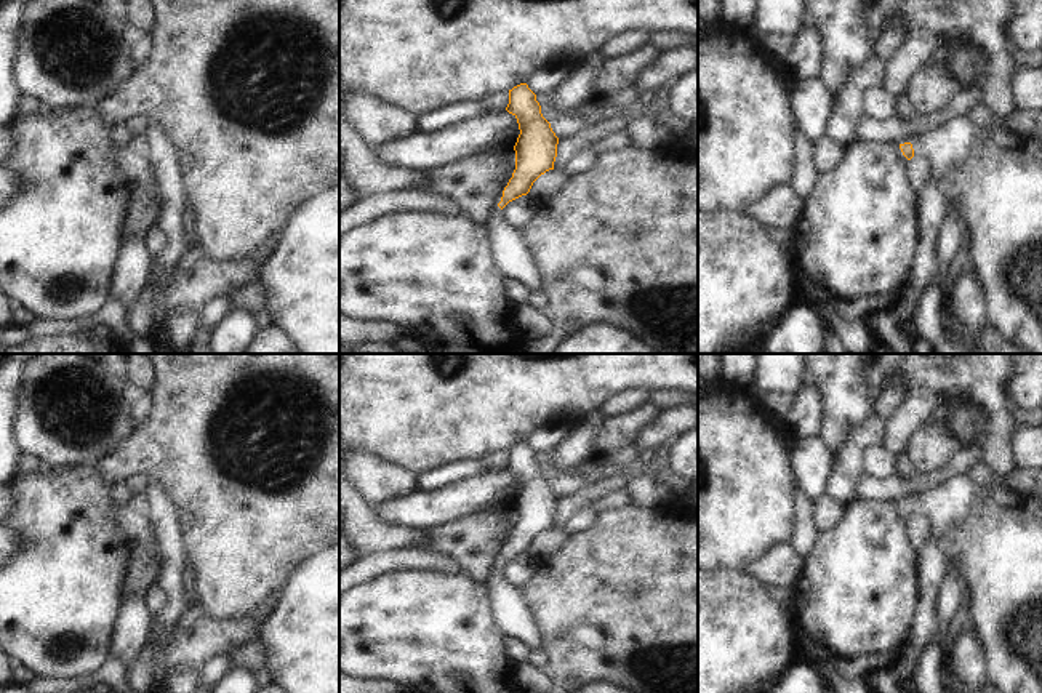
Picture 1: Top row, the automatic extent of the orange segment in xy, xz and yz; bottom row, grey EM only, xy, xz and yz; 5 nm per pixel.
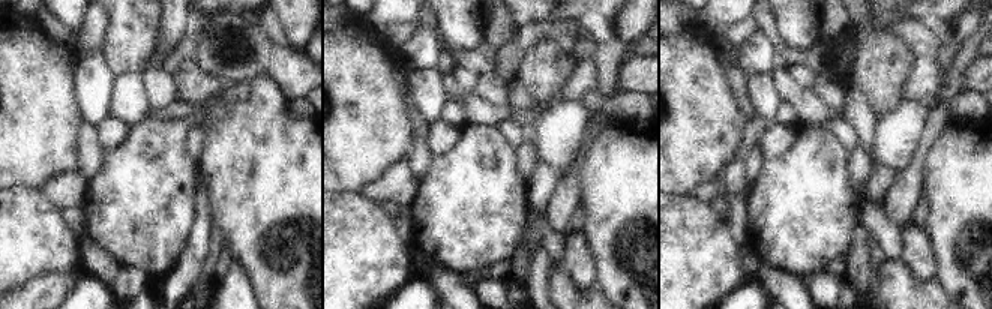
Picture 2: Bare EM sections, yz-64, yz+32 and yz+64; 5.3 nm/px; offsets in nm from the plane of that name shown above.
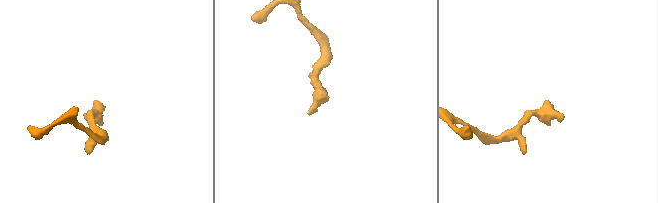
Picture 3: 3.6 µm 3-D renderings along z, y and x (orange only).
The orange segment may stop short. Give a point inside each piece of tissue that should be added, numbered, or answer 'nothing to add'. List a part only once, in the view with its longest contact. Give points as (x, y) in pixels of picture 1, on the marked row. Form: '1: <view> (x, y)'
1: yz (941, 146)

